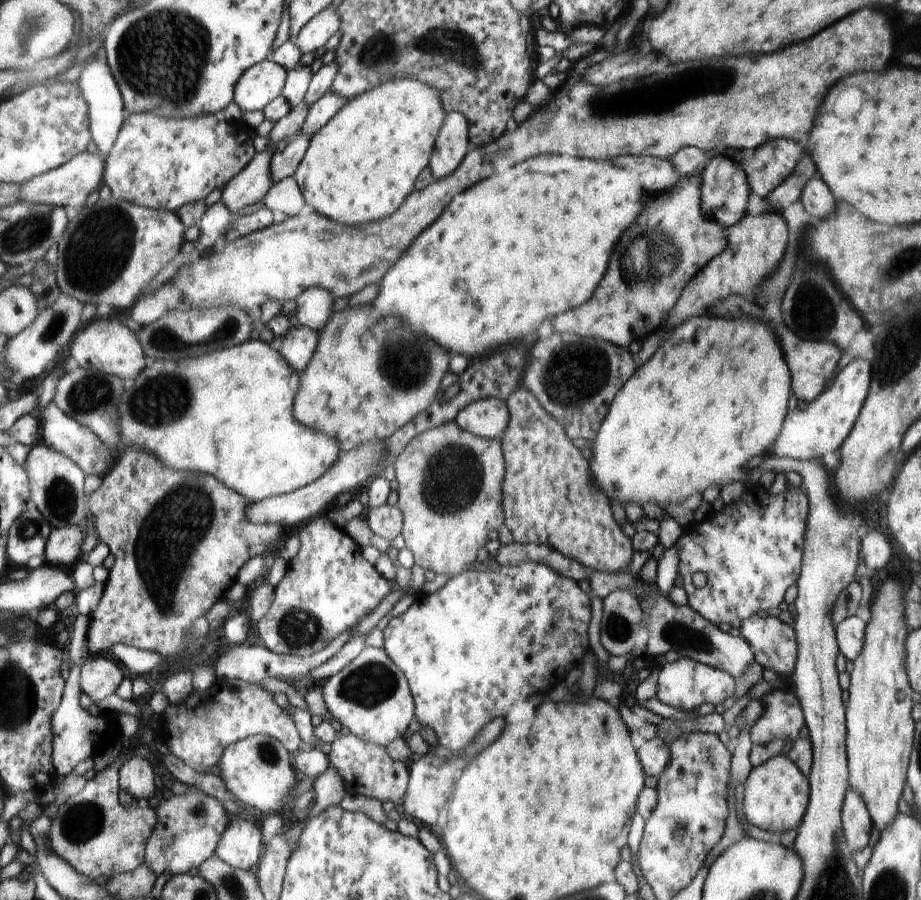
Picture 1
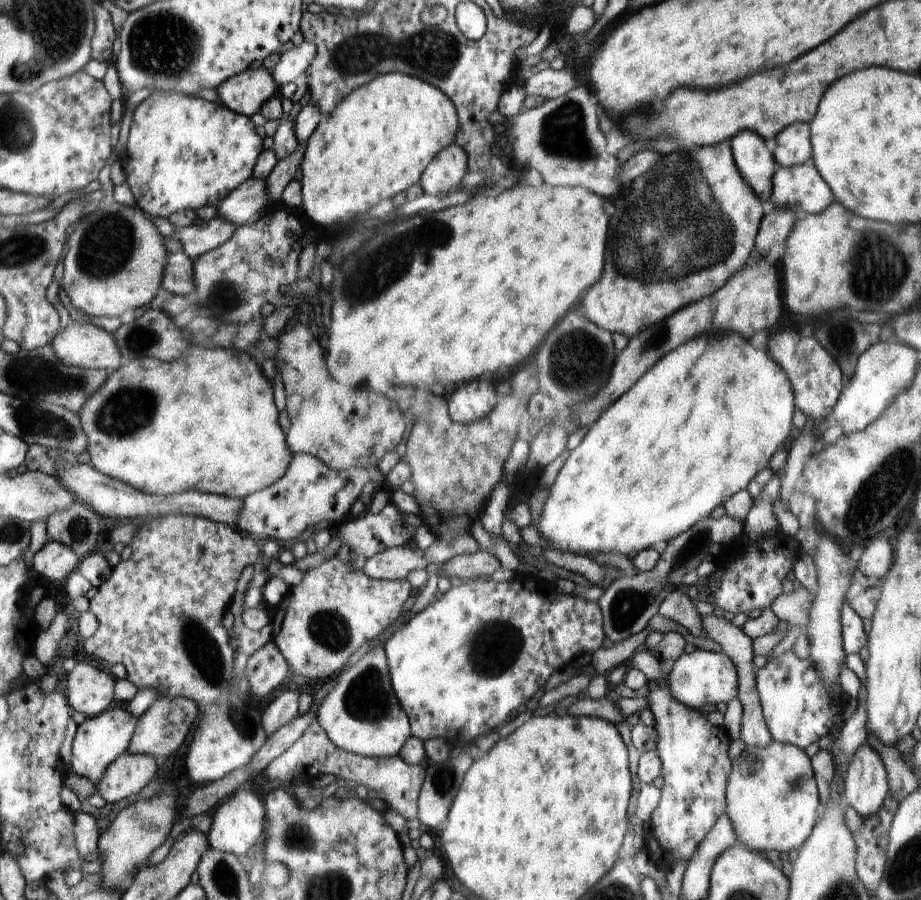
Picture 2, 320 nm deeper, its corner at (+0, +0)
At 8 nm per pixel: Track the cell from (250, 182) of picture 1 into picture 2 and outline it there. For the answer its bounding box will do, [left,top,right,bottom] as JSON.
[174,215,235,261]

